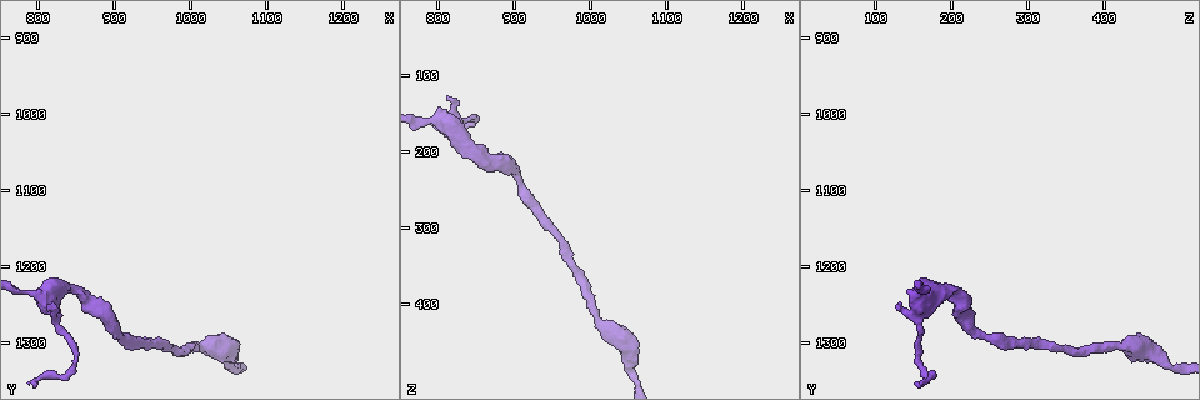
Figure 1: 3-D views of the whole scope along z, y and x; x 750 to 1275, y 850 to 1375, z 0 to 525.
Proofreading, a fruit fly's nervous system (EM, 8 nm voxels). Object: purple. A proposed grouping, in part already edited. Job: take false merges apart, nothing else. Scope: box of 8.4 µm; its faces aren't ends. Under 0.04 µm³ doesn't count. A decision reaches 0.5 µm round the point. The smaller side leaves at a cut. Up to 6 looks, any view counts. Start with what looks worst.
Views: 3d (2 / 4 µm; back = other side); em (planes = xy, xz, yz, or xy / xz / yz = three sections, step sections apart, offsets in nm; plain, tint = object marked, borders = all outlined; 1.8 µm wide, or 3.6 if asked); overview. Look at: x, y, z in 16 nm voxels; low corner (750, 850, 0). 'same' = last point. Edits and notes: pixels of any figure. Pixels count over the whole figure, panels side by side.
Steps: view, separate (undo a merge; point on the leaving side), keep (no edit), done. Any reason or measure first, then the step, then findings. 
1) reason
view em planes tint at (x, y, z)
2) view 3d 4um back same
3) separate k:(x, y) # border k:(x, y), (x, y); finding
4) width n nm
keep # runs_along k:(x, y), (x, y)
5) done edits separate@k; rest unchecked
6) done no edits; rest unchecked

abrupt turn
view 3d 2um at (815, 1240, 170)

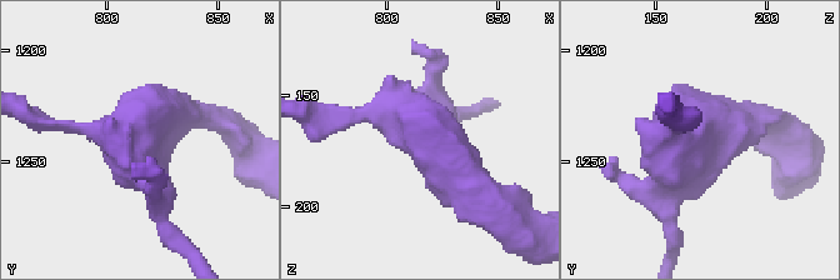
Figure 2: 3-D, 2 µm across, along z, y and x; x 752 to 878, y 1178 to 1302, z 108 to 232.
shape alone is not enough
view em planes tint at (814, 1240, 166)

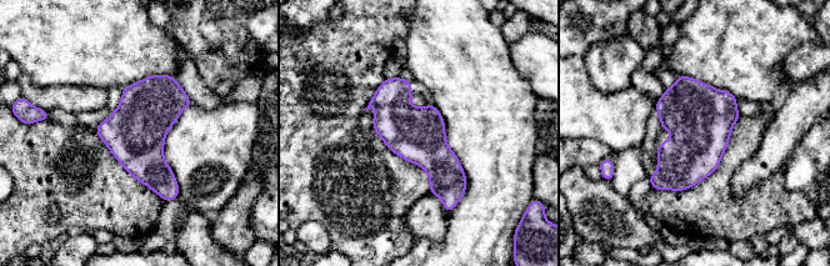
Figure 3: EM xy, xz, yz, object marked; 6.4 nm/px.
keep # continuous, no second neuron

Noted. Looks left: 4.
view em planes tint at (905, 1285, 240)

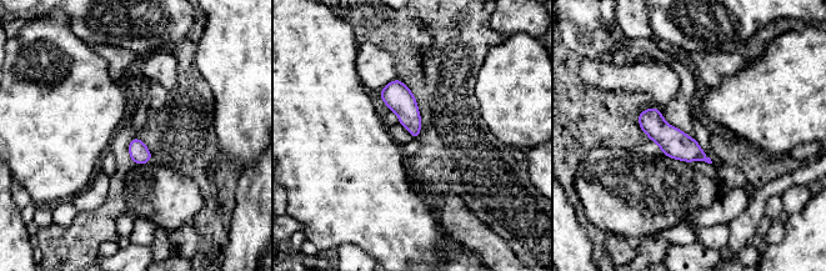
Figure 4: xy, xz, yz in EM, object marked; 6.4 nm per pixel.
keep # runs_along 4:(641, 116), (675, 144), (701, 156); all the same neuron

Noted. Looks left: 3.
view em xz step 8 tint at (1050, 1310, 465)

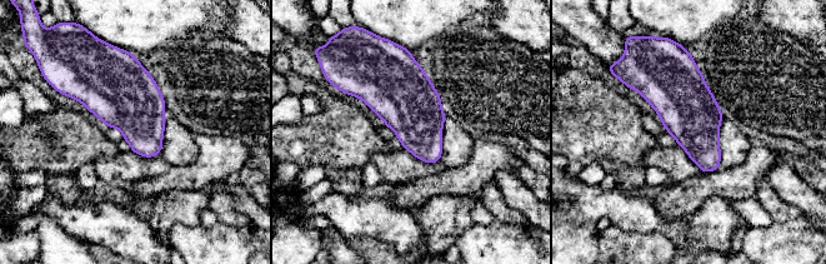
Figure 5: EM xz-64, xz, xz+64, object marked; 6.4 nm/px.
another direction
view em planes tint same

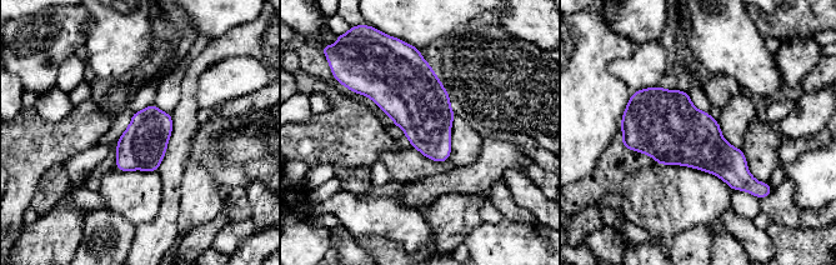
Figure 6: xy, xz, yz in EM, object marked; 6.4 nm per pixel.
keep # continuous, no second neuron

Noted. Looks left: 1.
done no edits; rest unchecked

